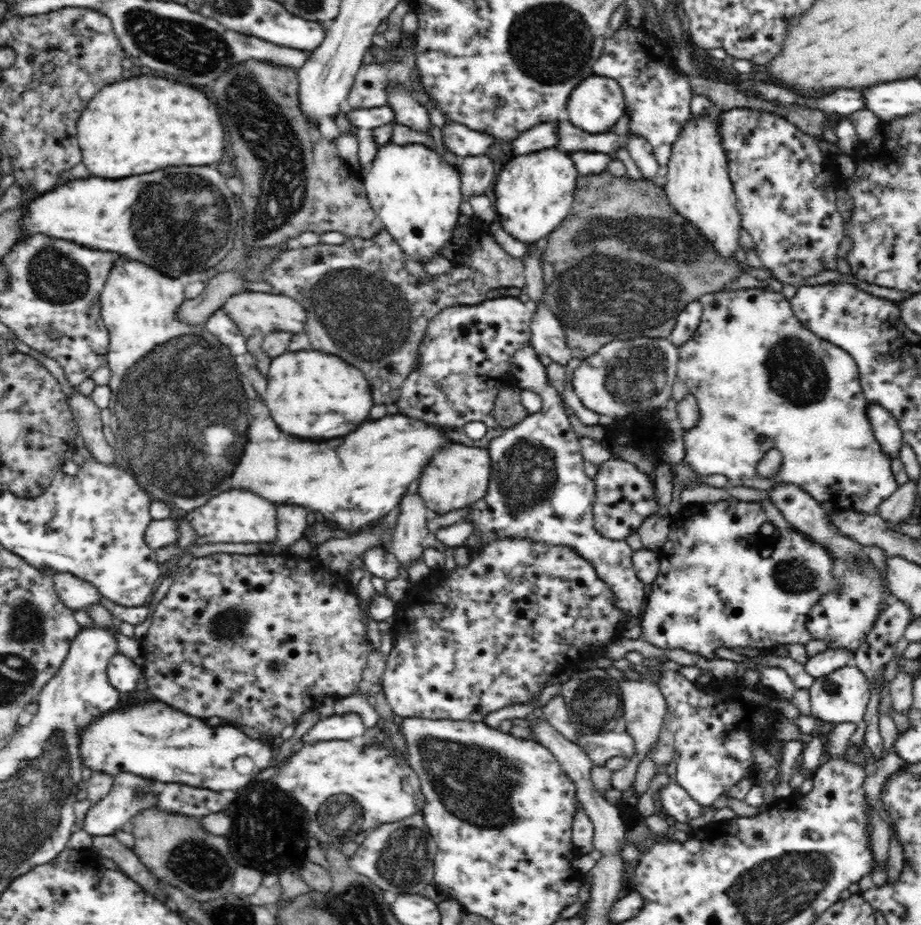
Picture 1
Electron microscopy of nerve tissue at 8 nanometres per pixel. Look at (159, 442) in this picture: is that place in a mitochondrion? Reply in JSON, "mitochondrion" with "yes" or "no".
{"mitochondrion":"yes"}

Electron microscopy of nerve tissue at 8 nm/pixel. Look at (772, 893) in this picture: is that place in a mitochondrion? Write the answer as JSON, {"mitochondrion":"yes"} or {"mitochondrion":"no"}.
{"mitochondrion":"yes"}

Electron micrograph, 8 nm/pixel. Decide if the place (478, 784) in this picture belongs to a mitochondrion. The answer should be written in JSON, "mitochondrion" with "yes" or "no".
{"mitochondrion":"yes"}

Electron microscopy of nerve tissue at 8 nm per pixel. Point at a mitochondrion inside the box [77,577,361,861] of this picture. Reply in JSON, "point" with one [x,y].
{"point":[137,791]}

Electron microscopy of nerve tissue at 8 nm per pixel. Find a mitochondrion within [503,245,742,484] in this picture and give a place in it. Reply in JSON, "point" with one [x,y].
{"point":[635,373]}

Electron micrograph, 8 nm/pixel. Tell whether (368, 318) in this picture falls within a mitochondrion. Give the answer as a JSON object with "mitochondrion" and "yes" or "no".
{"mitochondrion":"yes"}

